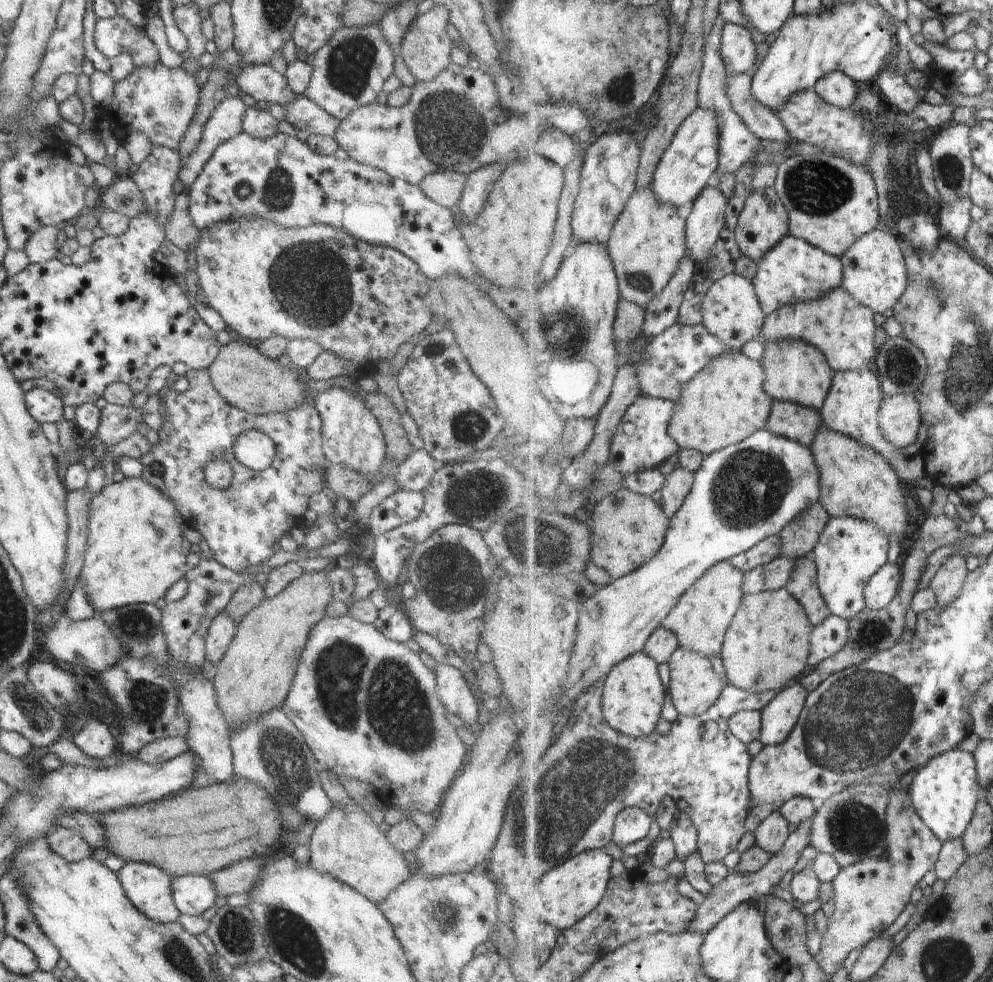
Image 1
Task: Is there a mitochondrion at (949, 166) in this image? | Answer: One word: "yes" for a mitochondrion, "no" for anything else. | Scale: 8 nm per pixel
yes

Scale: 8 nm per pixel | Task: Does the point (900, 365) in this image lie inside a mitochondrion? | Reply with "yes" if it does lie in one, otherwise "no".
yes

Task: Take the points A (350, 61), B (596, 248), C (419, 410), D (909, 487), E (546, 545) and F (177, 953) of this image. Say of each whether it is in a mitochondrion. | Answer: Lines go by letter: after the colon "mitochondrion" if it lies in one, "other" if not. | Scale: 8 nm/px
A: mitochondrion
B: other
C: other
D: other
E: mitochondrion
F: mitochondrion

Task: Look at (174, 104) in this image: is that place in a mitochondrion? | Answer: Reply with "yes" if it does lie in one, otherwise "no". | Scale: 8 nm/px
yes

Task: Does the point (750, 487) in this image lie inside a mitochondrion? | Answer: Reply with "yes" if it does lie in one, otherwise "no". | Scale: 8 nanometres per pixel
yes

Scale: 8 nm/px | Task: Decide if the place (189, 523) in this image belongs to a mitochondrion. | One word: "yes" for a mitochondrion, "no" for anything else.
no

